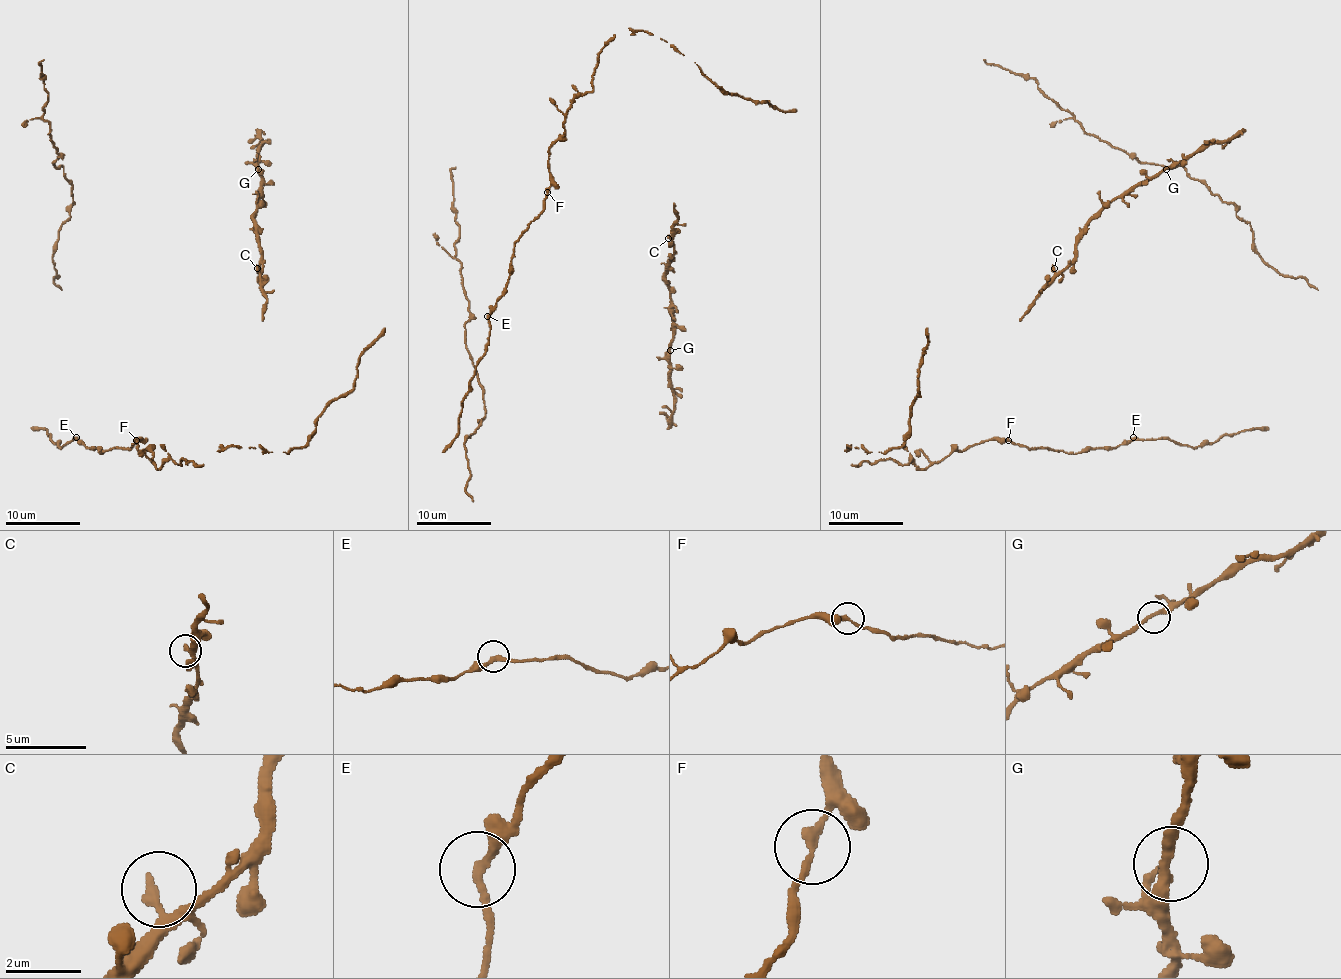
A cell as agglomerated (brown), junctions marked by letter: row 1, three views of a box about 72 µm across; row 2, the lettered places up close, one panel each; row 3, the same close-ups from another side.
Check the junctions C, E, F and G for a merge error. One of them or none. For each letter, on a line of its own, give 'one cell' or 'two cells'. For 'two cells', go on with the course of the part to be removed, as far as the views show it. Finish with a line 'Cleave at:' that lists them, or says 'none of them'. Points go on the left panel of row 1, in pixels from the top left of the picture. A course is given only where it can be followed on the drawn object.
C: one cell
E: one cell
F: one cell
G: one cell
Cleave at: none of them

